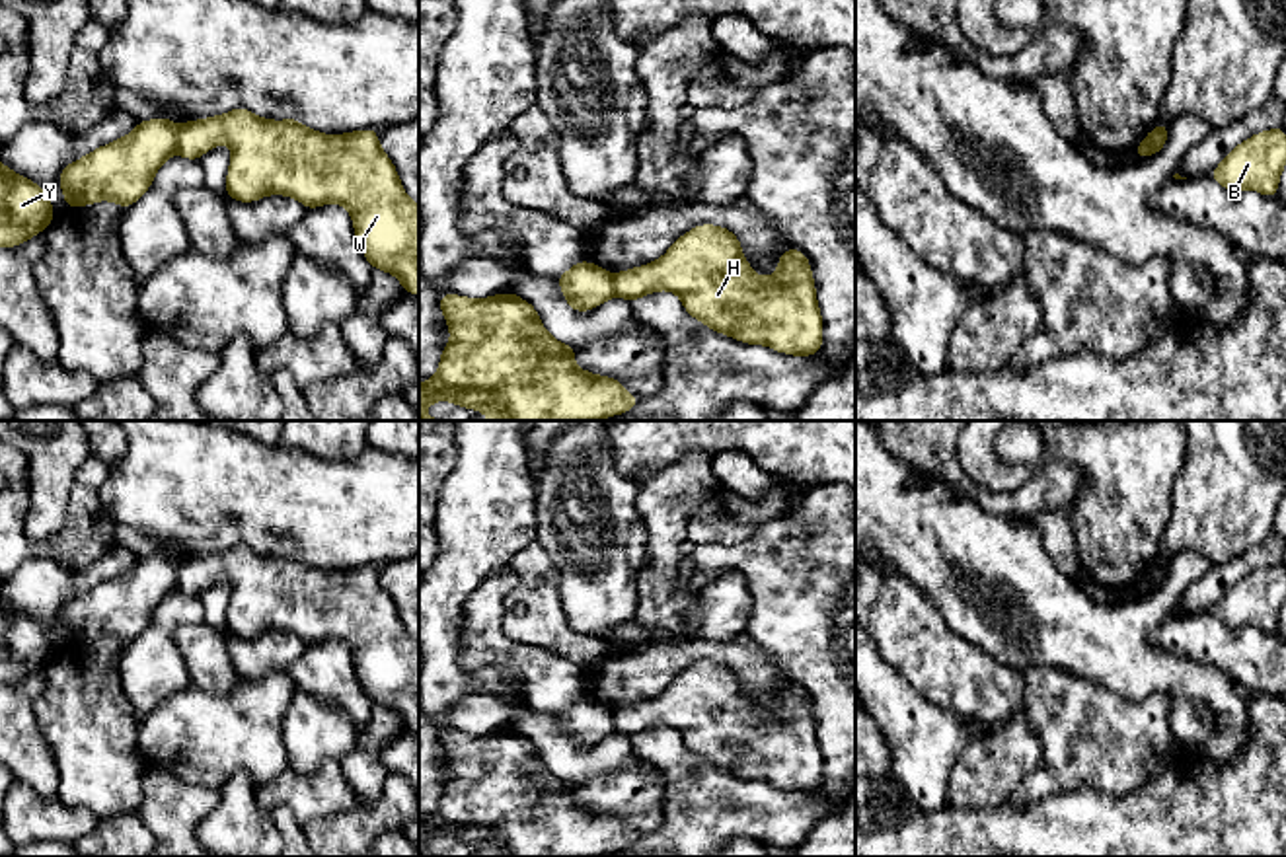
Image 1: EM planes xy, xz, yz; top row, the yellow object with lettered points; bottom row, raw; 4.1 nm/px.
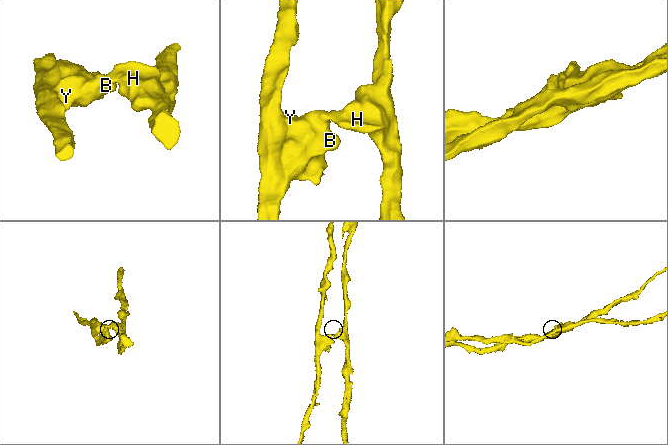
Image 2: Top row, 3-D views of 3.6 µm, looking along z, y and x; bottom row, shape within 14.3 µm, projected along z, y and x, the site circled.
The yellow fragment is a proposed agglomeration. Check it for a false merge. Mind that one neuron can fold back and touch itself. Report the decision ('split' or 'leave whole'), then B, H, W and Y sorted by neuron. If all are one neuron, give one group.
split; B Y / H W

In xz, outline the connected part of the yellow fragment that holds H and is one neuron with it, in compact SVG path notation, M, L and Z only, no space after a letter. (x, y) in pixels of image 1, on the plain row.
M701 660L680 672L657 697L614 711L616 732L629 738L672 727L684 746L717 769L795 793L822 783L822 750L811 699L785 686L777 709L764 715L750 705L738 674Z

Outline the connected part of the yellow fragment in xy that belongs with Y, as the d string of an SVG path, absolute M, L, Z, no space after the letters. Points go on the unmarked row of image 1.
M0 596L0 684L16 684L55 654L45 625L8 606Z

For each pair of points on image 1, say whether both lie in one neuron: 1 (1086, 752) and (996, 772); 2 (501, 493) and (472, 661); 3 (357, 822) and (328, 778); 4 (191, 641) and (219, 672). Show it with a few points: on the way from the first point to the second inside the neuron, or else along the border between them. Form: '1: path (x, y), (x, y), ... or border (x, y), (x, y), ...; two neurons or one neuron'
1: border (1027, 717), (1041, 743), (1041, 762), (1010, 797); two neurons
2: border (509, 561), (468, 596), (466, 618); two neurons
3: border (359, 801), (351, 809), (306, 824); two neurons
4: path (199, 649), (211, 665); one neuron

